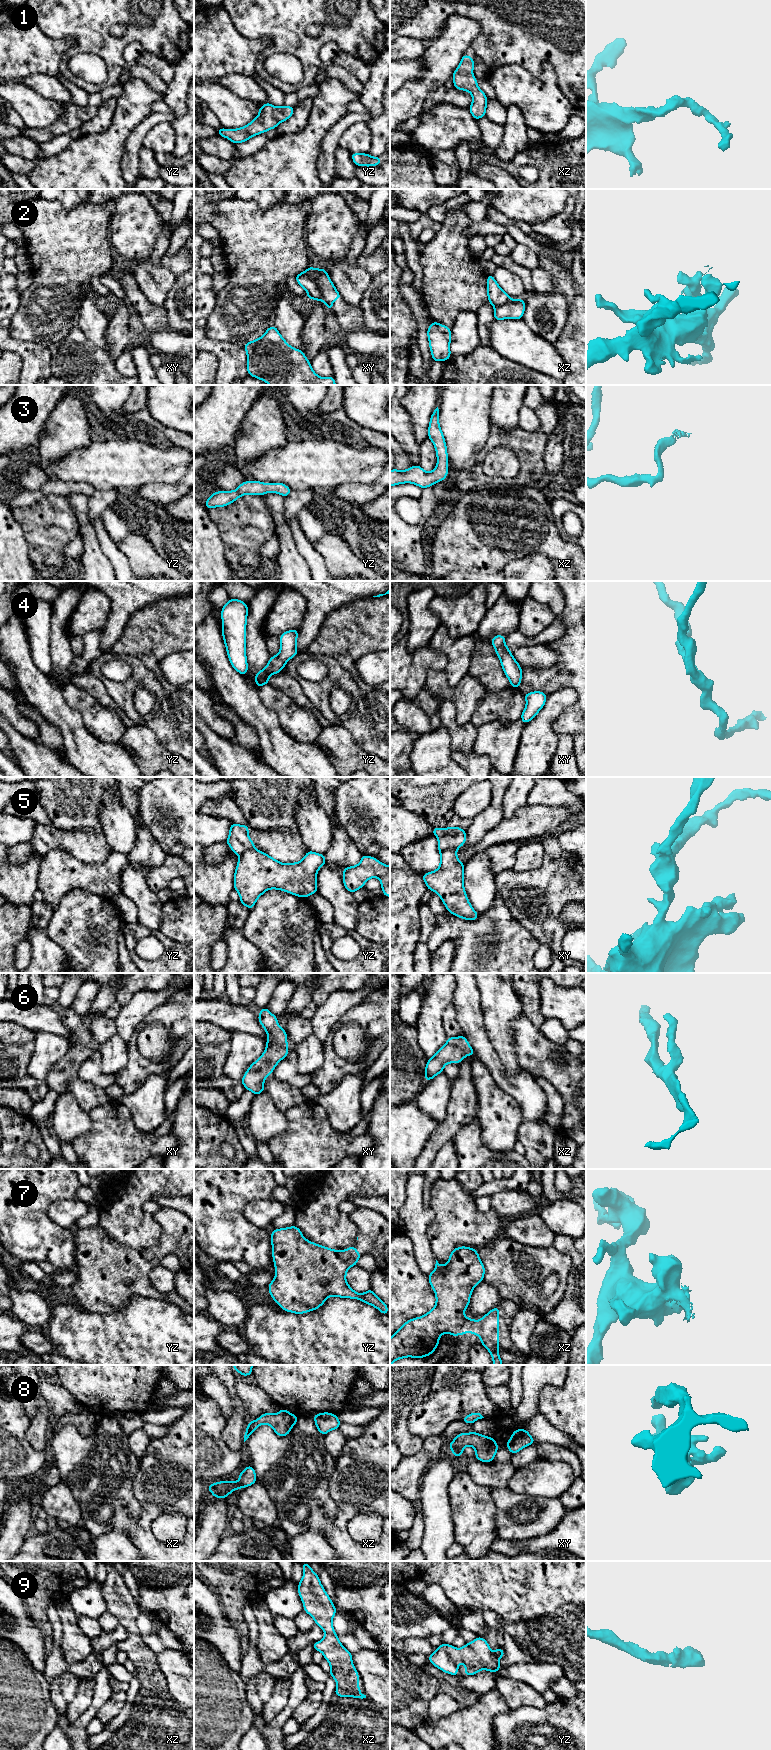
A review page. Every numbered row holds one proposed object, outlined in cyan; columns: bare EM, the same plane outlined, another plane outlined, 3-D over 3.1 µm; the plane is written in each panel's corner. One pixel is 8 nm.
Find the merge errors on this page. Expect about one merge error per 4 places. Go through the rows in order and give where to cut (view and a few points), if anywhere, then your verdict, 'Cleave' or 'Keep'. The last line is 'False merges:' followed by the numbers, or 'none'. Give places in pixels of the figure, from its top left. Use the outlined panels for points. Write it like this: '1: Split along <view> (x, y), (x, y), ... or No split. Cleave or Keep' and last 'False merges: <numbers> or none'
1: No split. Keep
2: Split along xy (303, 272), (316, 284), (323, 300). Cleave
3: No split. Keep
4: No split. Keep
5: Split along xy (456, 849), (445, 849), (440, 853). Cleave
6: No split. Keep
7: No split. Keep
8: No split. Keep
9: No split. Keep
False merges: 2, 5

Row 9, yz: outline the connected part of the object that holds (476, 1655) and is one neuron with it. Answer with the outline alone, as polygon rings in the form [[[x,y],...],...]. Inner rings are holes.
[[[478,1636],[460,1649],[442,1643],[428,1656],[428,1659],[432,1665],[453,1676],[458,1675],[458,1665],[461,1661],[466,1667],[464,1676],[468,1676],[477,1674],[482,1669],[498,1672],[503,1667],[498,1662],[501,1657],[505,1657],[502,1648],[498,1647],[495,1652],[492,1652],[488,1642]]]

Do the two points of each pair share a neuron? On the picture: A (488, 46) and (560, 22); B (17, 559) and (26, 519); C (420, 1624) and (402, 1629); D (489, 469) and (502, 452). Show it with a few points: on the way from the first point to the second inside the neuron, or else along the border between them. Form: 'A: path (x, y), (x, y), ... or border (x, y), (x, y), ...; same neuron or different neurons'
A: path (506, 38), (522, 22), (542, 22); same neuron
B: border (12, 510), (15, 520), (23, 531), (28, 554); different neurons
C: path (416, 1624), (406, 1625); same neuron
D: path (493, 465), (502, 456); same neuron

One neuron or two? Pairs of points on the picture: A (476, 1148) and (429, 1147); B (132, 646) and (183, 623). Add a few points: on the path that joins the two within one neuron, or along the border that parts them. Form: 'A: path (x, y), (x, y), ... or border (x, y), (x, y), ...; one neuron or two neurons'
A: border (469, 1123), (451, 1139); two neurons
B: path (145, 636), (158, 629), (170, 626); one neuron

